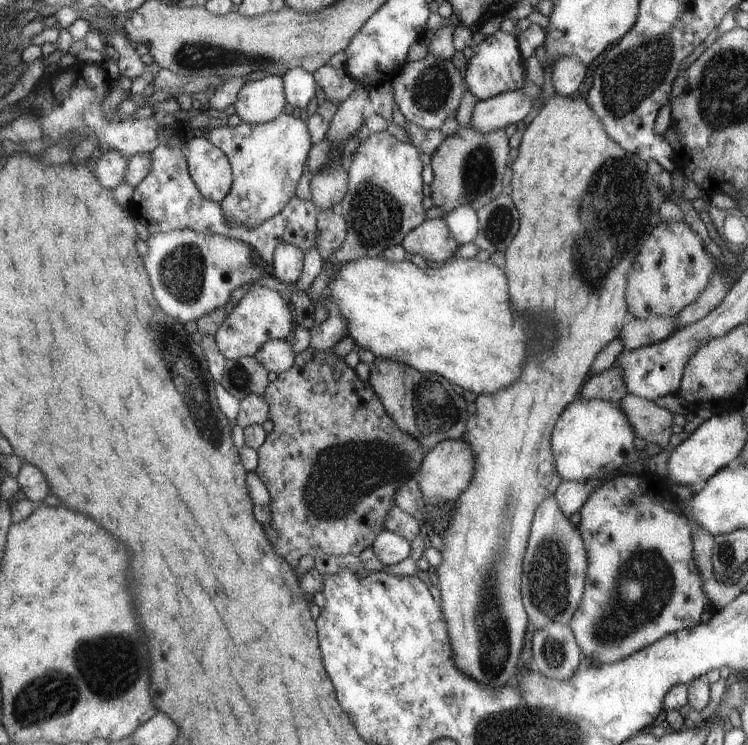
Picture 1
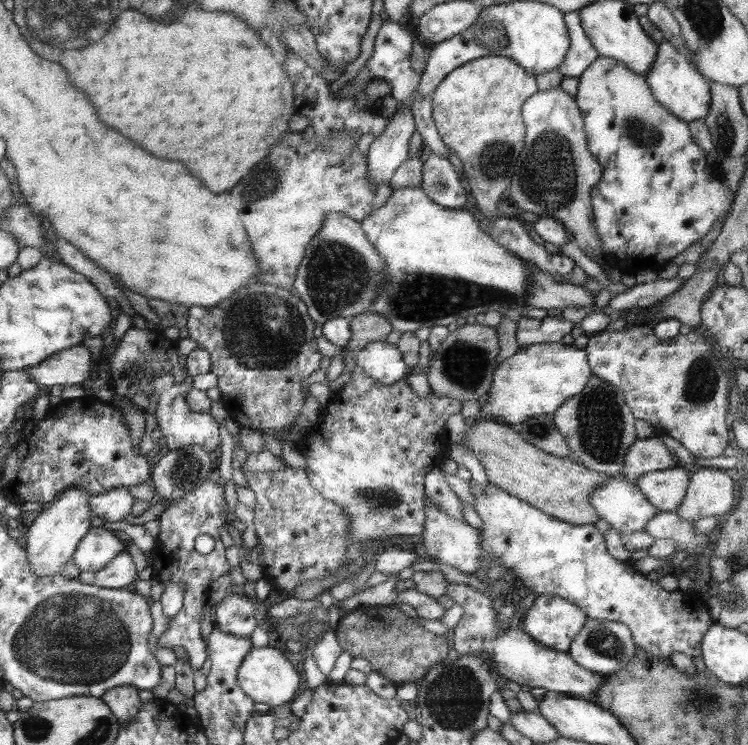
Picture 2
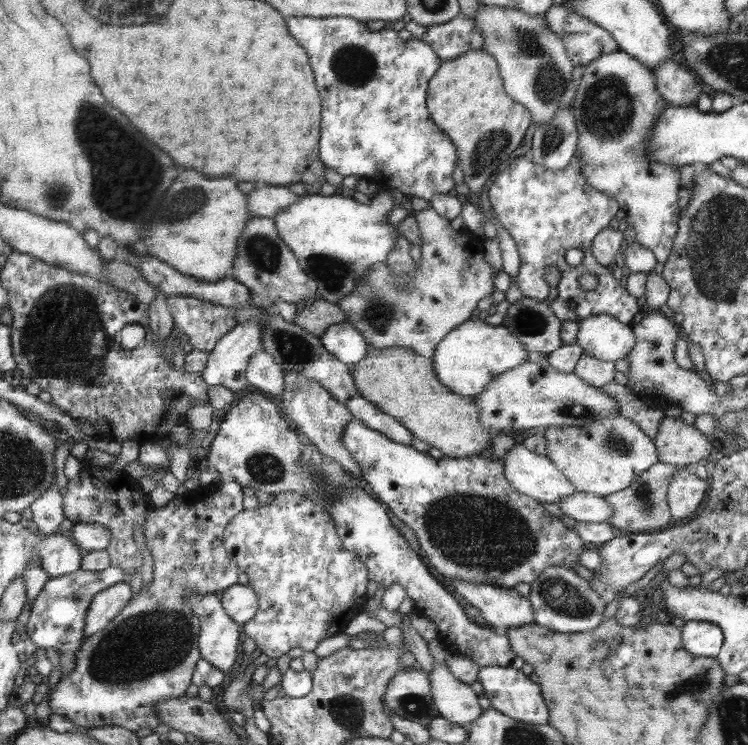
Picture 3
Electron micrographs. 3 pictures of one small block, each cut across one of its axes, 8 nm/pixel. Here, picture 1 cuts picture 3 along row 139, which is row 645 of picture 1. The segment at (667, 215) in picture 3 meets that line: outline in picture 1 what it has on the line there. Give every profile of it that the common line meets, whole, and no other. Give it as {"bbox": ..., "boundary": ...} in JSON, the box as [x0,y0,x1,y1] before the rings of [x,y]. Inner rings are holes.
{"bbox":[568,474,707,664],"boundary":[[[618,474],[611,480],[602,482],[583,503],[579,509],[579,522],[577,527],[579,532],[583,532],[583,540],[587,540],[586,556],[591,556],[591,564],[587,564],[587,592],[582,592],[583,604],[579,604],[579,612],[575,612],[575,620],[570,620],[568,625],[573,633],[575,642],[581,650],[583,656],[597,661],[598,664],[614,663],[626,656],[641,650],[641,648],[653,644],[662,636],[670,635],[677,630],[685,630],[695,626],[700,622],[699,616],[703,612],[703,608],[707,606],[706,590],[704,589],[704,578],[699,573],[697,562],[694,560],[693,554],[693,538],[690,536],[690,525],[686,521],[686,514],[681,510],[681,503],[673,500],[656,500],[656,498],[673,498],[669,490],[661,490],[663,482],[661,480],[653,480],[642,474]]]}

